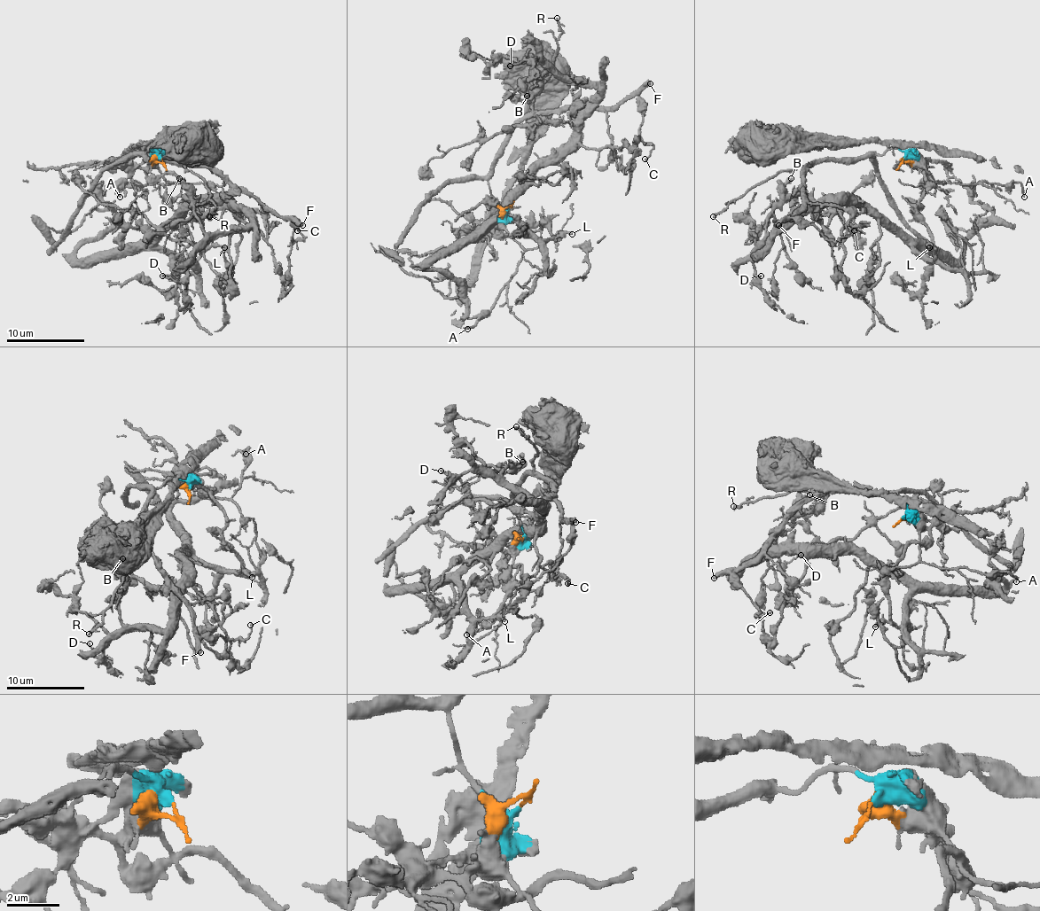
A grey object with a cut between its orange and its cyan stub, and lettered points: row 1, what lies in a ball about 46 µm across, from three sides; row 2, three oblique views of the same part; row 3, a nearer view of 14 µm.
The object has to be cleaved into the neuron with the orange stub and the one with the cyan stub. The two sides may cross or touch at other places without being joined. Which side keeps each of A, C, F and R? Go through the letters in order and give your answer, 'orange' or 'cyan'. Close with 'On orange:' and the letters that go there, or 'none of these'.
A: cyan
C: cyan
F: cyan
R: cyan
On orange: none of these

